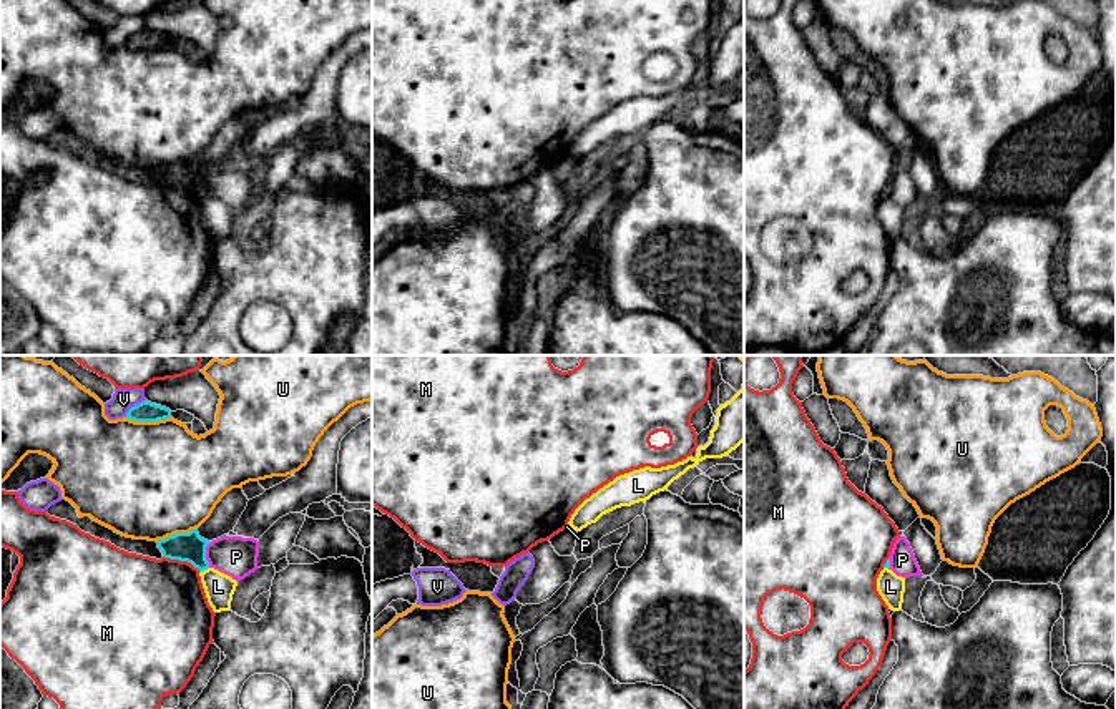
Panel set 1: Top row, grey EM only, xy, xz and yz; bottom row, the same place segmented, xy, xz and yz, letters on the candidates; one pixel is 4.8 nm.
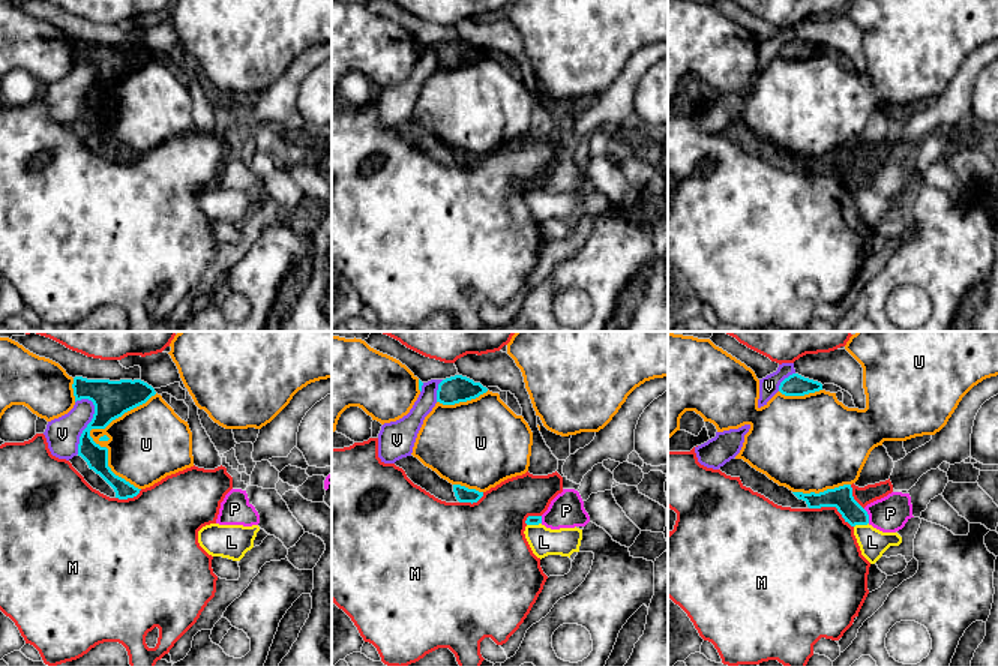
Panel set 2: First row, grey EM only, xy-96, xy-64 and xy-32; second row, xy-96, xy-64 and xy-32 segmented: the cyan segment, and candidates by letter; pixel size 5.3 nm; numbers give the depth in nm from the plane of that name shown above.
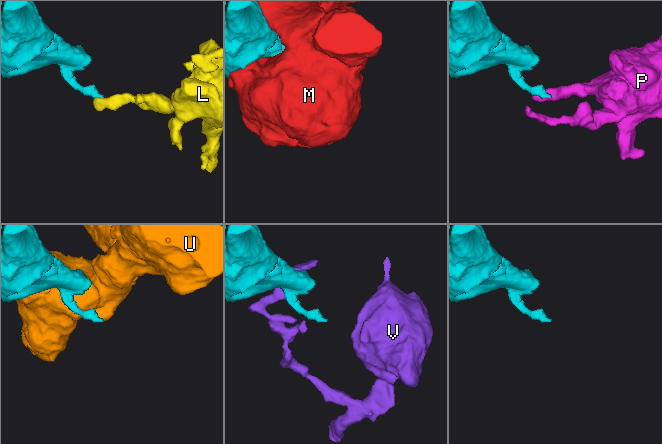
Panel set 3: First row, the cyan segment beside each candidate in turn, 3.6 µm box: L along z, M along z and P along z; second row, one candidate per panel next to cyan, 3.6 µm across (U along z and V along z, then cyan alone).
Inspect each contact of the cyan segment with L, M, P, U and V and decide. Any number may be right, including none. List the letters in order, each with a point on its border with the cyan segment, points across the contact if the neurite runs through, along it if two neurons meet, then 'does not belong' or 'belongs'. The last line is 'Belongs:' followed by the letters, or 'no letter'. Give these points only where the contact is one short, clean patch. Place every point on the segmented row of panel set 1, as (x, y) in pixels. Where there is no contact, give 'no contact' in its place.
L: meets cyan in xy at (203, 570); border along xy (208, 567), (200, 573); does not belong
M: meets cyan in xy at (181, 560); does not belong
P: meets cyan in xy at (205, 555); border along xy (211, 542), (206, 547), (208, 567); does not belong
U: meets cyan in xy at (146, 420); does not belong
V: meets cyan in xy at (135, 405); does not belong
Belongs: no letter

